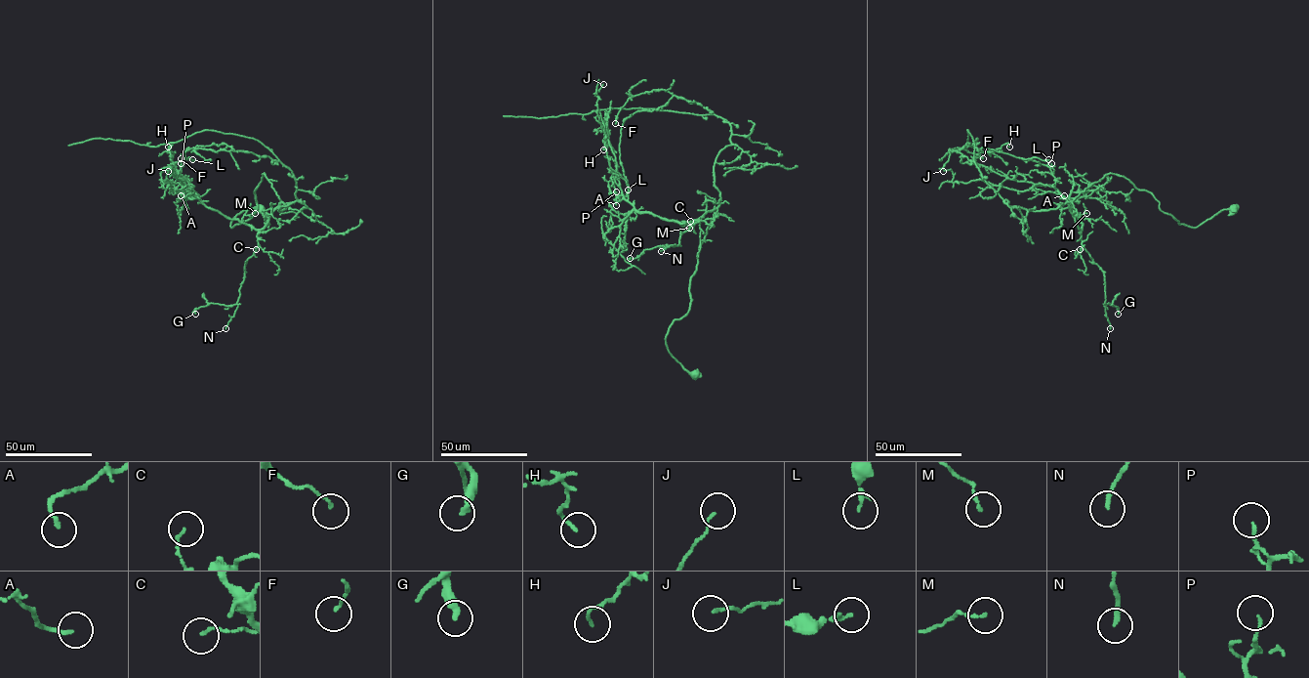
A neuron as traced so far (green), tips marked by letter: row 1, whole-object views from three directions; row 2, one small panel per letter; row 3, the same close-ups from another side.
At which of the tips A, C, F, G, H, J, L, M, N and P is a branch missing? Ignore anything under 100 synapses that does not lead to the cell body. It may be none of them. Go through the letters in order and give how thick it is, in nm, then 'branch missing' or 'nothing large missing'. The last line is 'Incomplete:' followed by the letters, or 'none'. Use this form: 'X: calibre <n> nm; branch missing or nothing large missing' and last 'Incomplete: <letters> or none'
A: calibre 150 nm; nothing large missing
C: calibre 120 nm; nothing large missing
F: calibre 120 nm; nothing large missing
G: calibre 300 nm; nothing large missing
H: calibre 110 nm; nothing large missing
J: calibre 100 nm; nothing large missing
L: calibre 180 nm; nothing large missing
M: calibre 120 nm; nothing large missing
N: calibre 180 nm; nothing large missing
P: calibre 110 nm; nothing large missing
Incomplete: none

